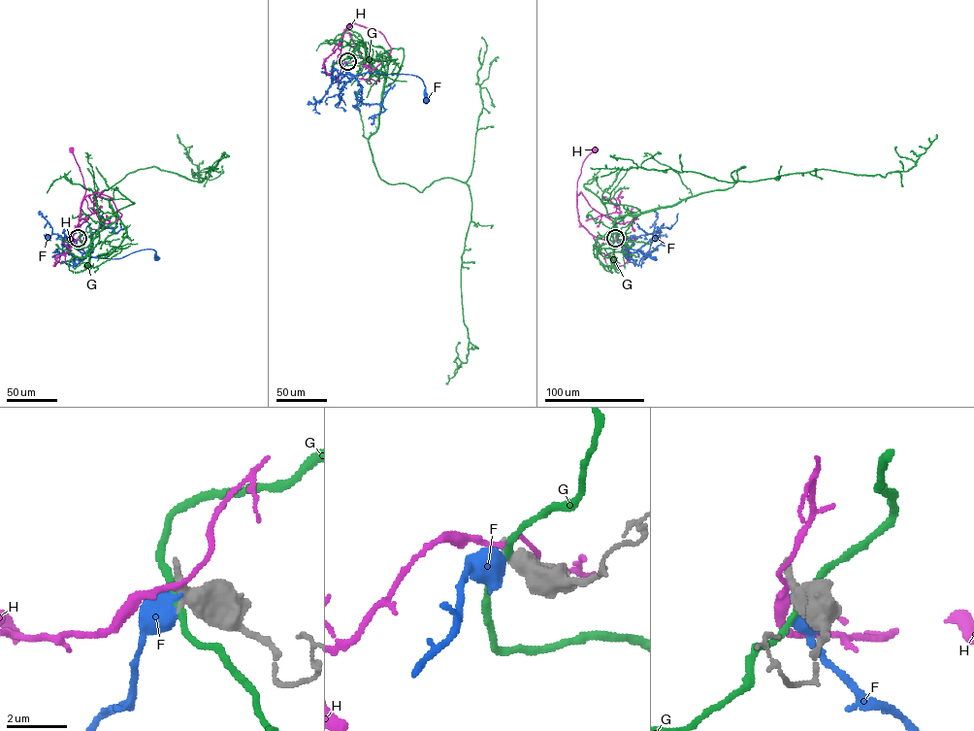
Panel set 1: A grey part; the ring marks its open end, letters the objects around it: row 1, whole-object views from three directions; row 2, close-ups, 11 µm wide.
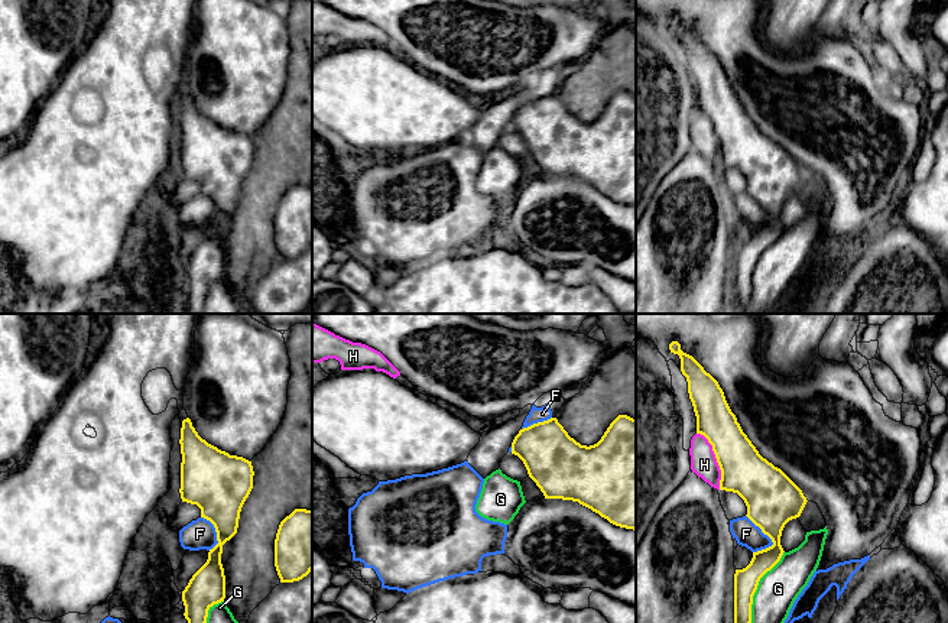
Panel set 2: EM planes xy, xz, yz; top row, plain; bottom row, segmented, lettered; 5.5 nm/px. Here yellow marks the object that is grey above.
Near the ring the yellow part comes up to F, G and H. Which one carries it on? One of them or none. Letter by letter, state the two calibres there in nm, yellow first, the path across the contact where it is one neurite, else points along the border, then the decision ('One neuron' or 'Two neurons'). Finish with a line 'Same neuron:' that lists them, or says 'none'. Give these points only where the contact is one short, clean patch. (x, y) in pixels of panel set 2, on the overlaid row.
F: Thickness 300 nm (yellow) against 140 nm. Boundary: yz (746, 515), (770, 539), (770, 547). Two neurons
G: Thickness 140 nm (yellow) against 220 nm. Two neurons
H: Thickness 260 nm (yellow) against 150 nm. Two neurons
Same neuron: none

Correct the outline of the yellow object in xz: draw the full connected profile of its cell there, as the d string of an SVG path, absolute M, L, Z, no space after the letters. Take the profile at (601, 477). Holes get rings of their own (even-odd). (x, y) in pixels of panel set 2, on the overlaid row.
M619 415L601 439L587 447L551 418L520 429L512 442L512 454L523 461L545 499L578 502L610 523L636 530L636 419Z

